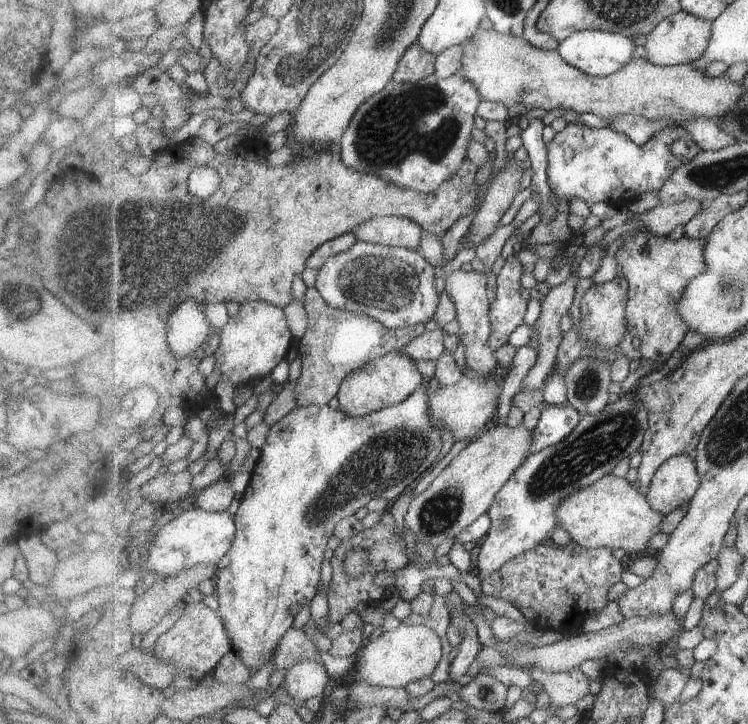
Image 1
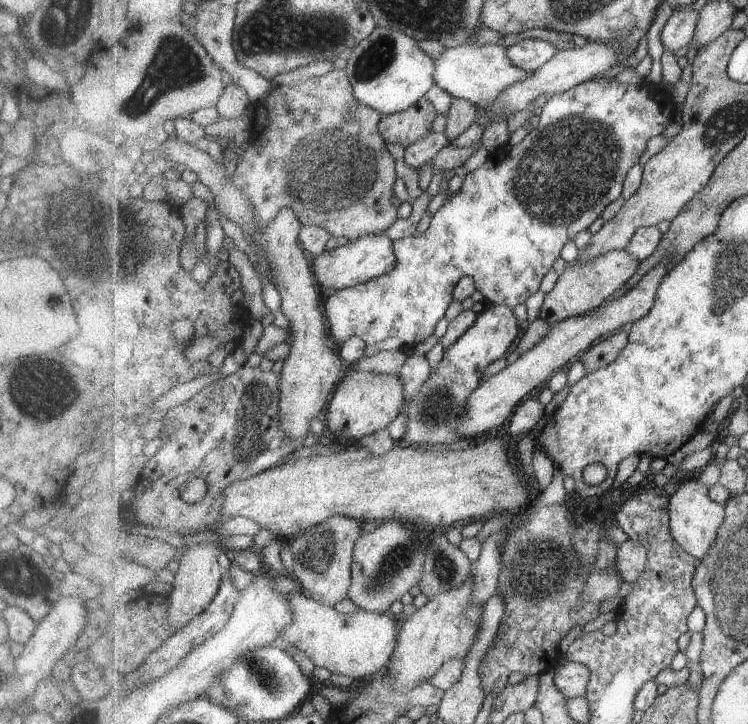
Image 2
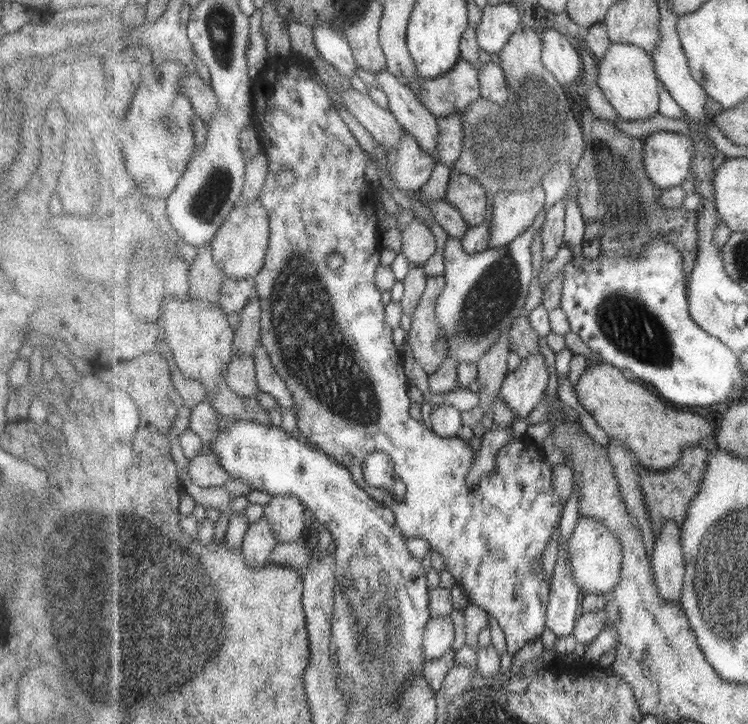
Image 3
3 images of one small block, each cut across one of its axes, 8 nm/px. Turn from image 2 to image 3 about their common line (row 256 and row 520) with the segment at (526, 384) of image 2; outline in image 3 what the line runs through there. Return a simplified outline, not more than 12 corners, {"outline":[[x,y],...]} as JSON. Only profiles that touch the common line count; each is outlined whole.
{"outline":[[666,520],[650,560],[659,596],[680,602],[681,524]]}

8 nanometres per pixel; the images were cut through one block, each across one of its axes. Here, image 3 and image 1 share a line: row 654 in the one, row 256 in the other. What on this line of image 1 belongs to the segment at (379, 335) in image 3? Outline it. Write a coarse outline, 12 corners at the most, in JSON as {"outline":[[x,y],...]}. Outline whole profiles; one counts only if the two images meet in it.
{"outline":[[513,252],[497,276],[489,344],[497,350],[523,325],[525,268]]}

